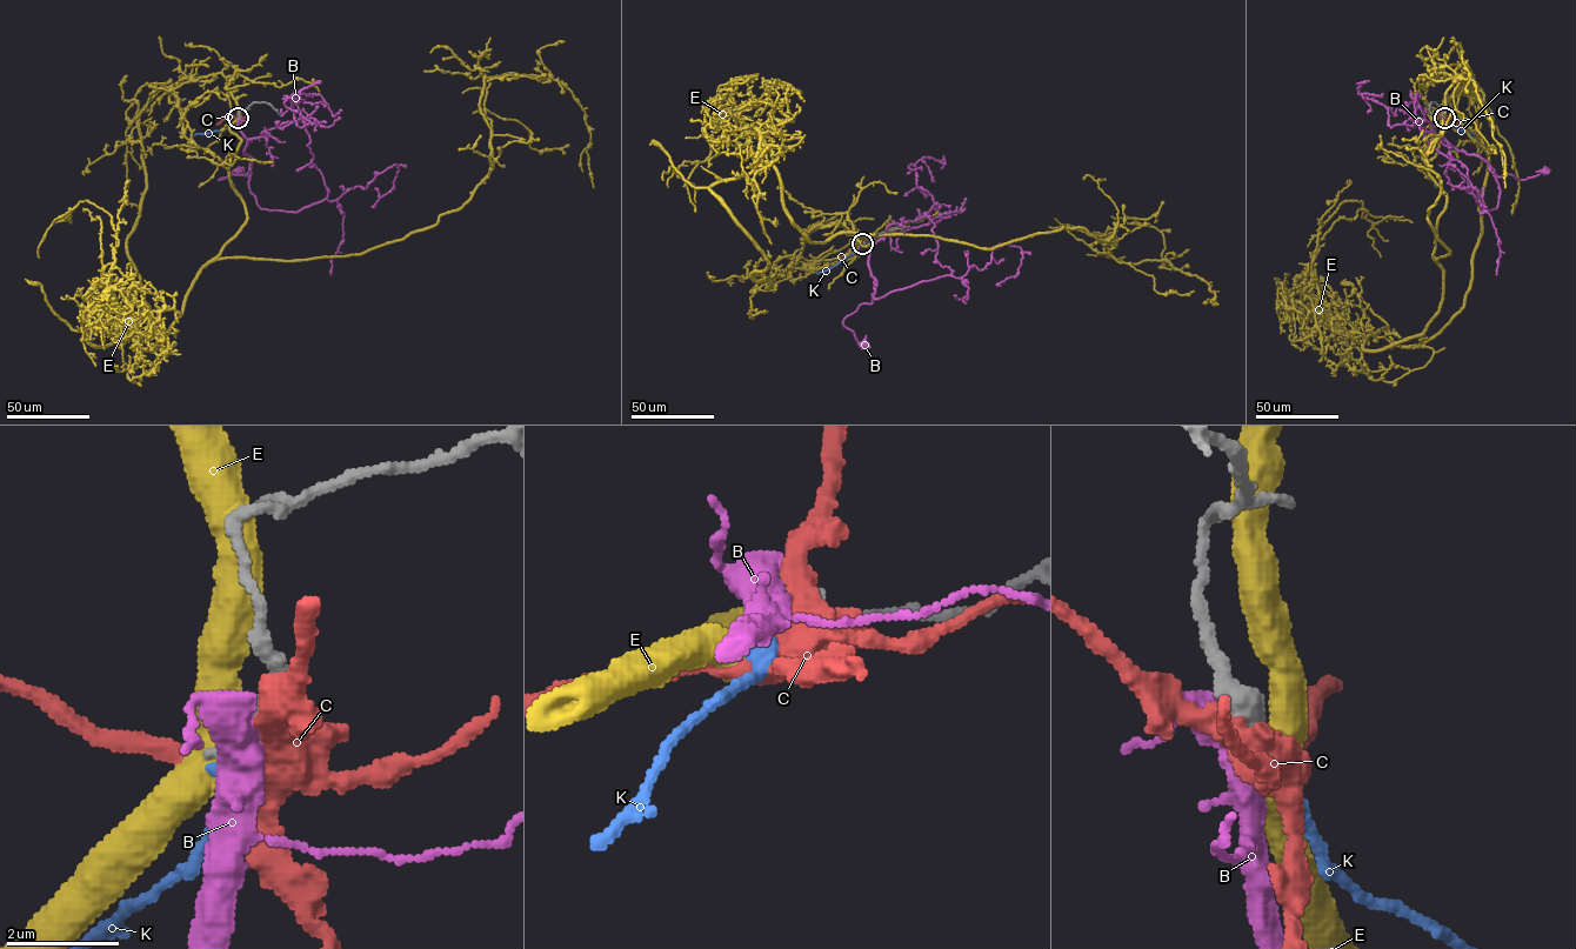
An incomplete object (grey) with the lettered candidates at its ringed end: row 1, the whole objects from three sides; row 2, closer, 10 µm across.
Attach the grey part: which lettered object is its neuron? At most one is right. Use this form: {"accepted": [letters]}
{"accepted": ["K"]}

